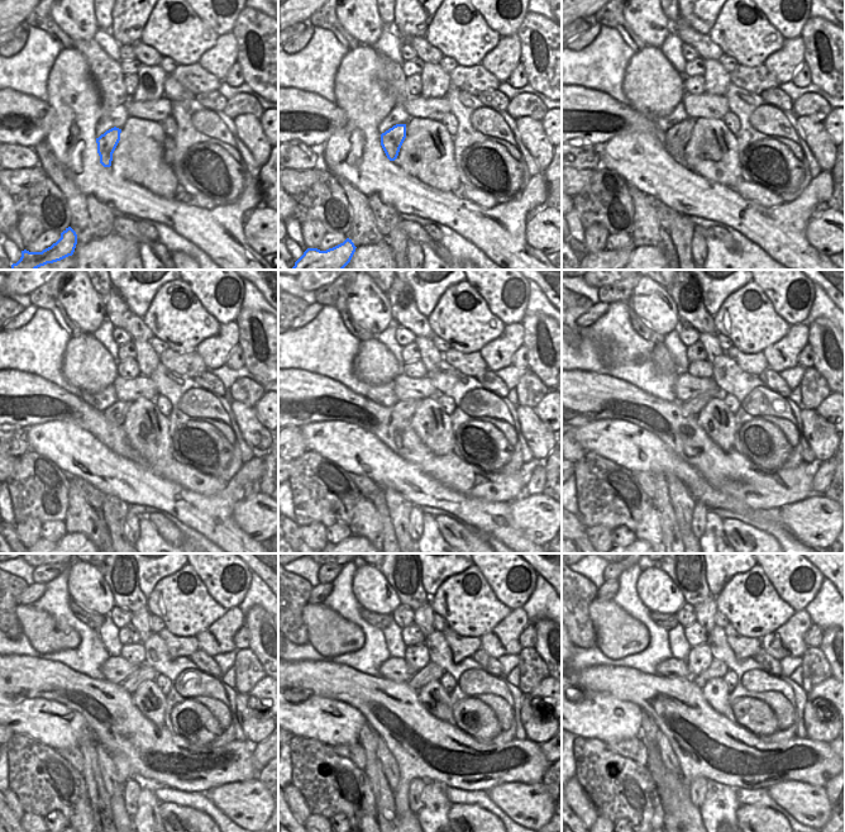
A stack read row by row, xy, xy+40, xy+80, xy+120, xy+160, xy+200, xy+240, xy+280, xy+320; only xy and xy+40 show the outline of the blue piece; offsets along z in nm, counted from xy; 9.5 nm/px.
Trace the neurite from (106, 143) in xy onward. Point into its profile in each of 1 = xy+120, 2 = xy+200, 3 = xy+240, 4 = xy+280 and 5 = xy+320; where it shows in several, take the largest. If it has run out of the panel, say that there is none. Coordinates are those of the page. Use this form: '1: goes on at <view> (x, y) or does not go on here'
1: goes on at xy+120 (117, 413)
2: goes on at xy+200 (692, 407)
3: goes on at xy+240 (144, 673)
4: goes on at xy+280 (431, 671)
5: goes on at xy+320 (717, 669)

